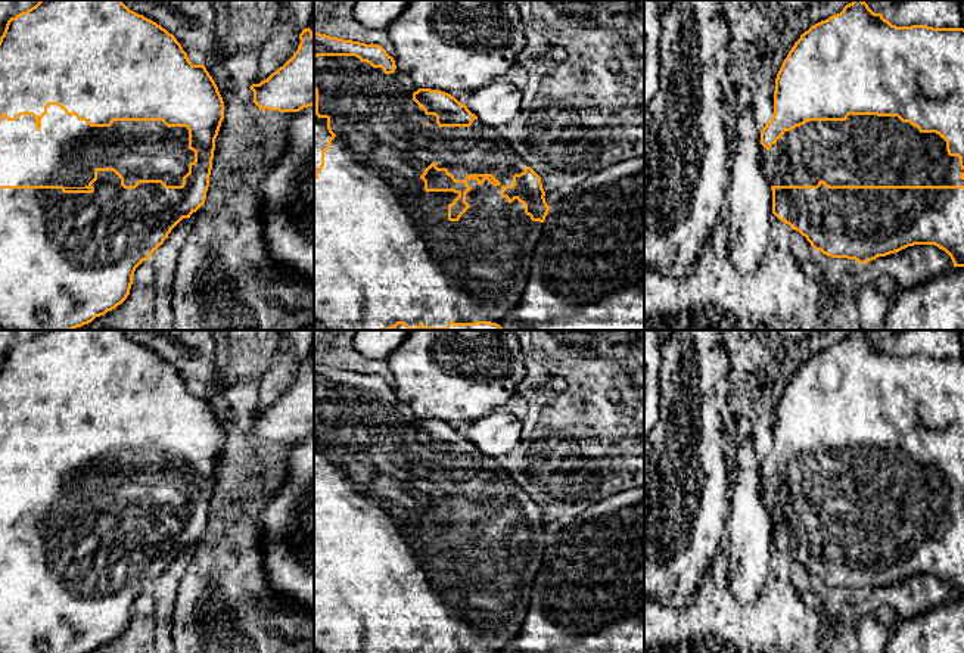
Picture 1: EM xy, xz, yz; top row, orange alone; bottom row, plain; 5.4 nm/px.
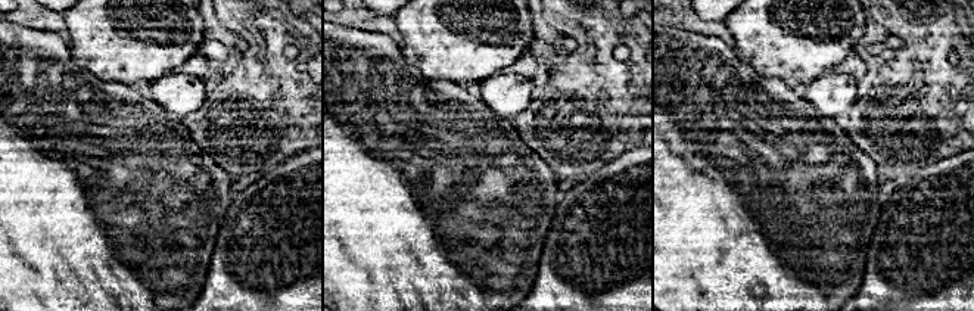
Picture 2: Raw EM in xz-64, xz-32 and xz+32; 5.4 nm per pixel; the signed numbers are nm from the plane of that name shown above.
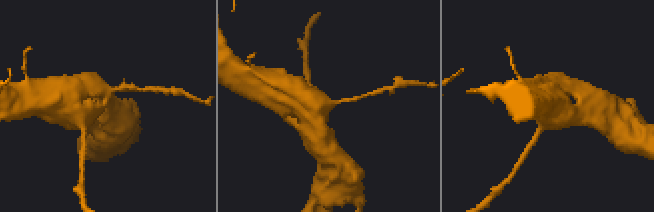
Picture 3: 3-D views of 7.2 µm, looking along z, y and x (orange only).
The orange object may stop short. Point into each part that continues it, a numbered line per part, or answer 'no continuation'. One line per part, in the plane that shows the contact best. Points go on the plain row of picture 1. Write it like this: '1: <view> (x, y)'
1: xy (65, 482)

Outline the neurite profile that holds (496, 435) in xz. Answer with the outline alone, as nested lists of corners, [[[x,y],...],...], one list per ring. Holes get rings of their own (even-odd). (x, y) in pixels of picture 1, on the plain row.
[[[495,411],[469,423],[466,436],[489,458],[509,454],[523,439],[520,420]]]

